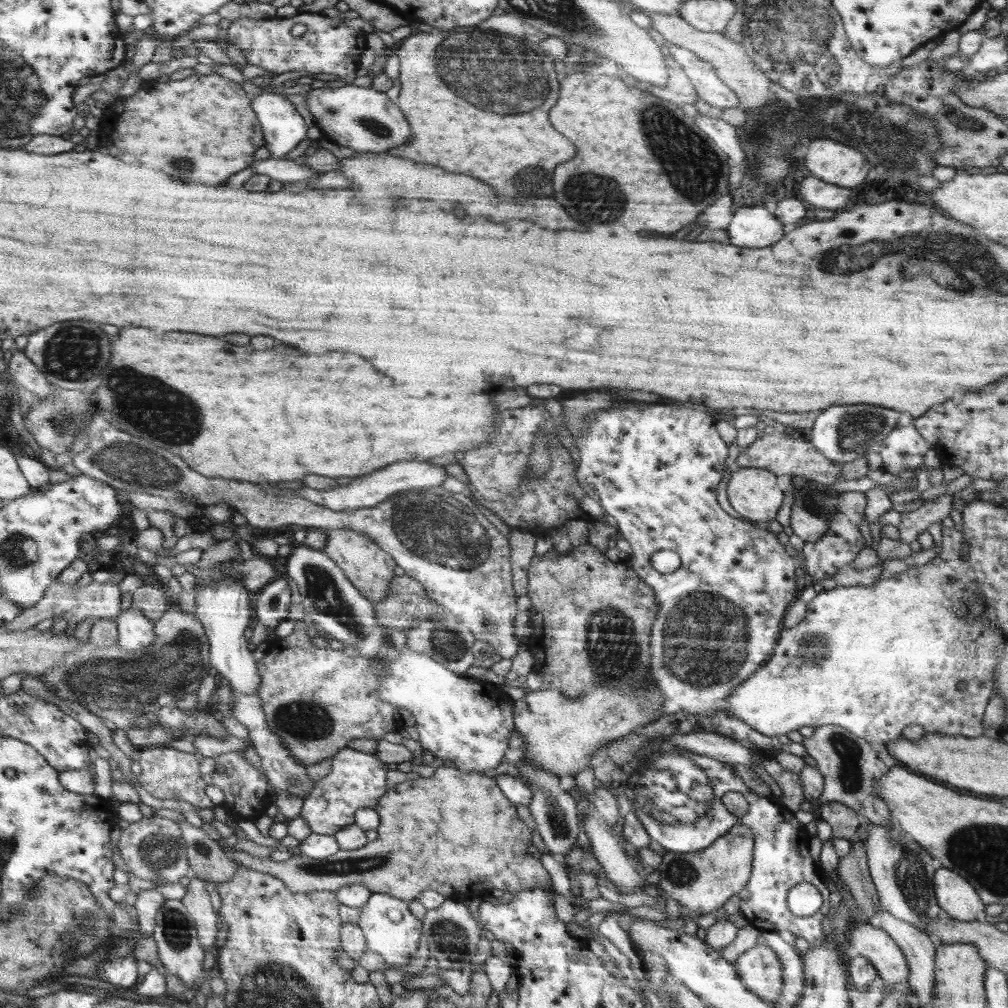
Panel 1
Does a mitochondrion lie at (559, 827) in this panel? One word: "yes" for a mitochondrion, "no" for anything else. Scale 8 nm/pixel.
yes

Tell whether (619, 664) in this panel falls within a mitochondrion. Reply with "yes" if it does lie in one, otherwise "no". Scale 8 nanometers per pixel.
yes

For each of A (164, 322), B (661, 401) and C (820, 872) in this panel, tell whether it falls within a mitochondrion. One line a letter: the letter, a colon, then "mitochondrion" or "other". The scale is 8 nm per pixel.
A: other
B: other
C: other

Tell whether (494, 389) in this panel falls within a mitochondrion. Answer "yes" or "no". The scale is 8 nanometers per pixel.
no

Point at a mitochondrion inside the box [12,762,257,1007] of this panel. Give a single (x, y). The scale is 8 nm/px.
(159, 852)

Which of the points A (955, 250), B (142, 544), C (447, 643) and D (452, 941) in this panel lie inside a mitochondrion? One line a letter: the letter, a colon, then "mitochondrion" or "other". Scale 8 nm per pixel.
A: mitochondrion
B: other
C: mitochondrion
D: mitochondrion

